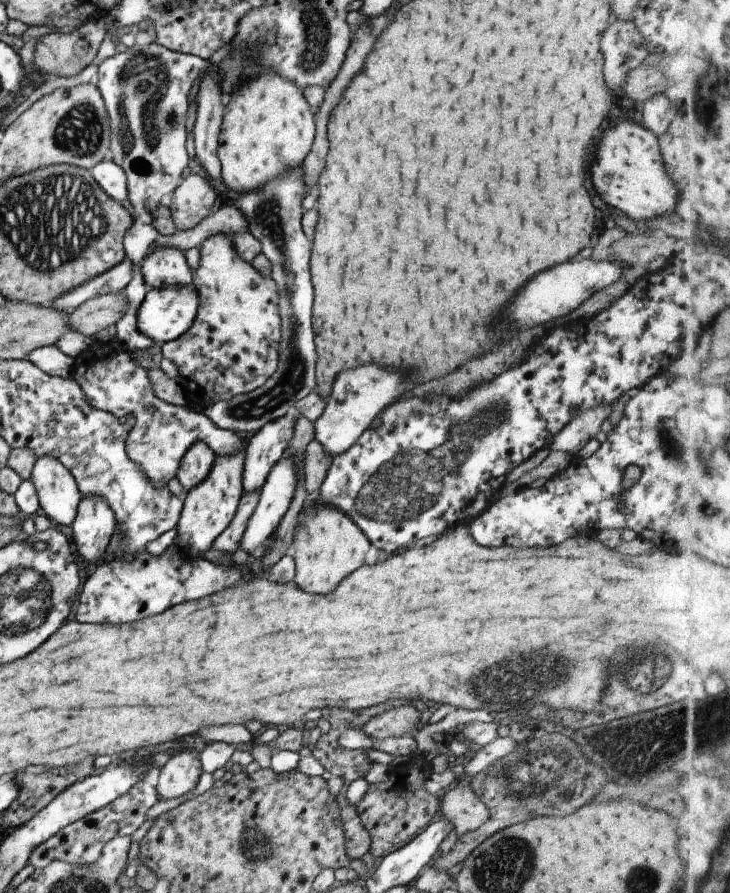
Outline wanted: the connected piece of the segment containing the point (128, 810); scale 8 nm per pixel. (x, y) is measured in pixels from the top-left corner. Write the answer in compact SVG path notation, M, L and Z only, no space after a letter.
M142 780L135 782L130 790L121 794L106 806L84 816L81 820L66 826L54 837L40 844L31 853L29 864L36 869L45 868L54 860L70 865L93 864L102 855L104 846L116 836L132 835L145 821L146 813L157 803L156 787Z

